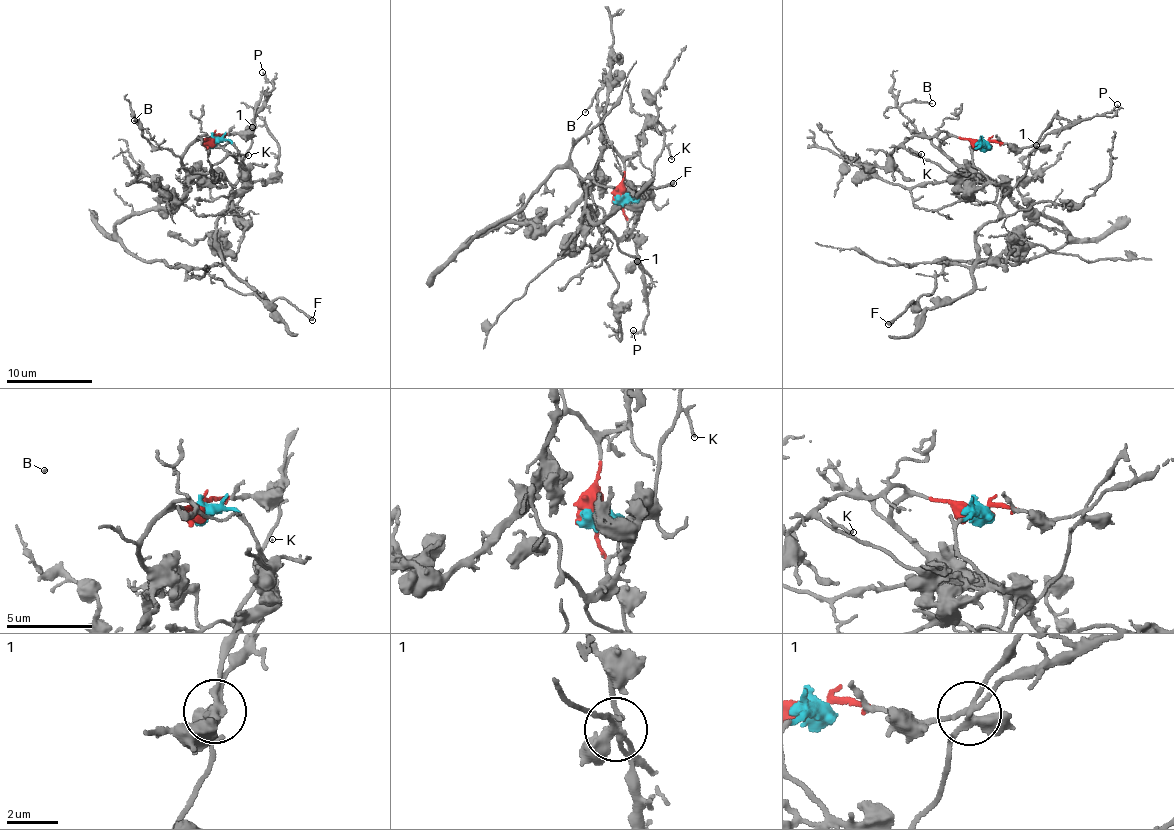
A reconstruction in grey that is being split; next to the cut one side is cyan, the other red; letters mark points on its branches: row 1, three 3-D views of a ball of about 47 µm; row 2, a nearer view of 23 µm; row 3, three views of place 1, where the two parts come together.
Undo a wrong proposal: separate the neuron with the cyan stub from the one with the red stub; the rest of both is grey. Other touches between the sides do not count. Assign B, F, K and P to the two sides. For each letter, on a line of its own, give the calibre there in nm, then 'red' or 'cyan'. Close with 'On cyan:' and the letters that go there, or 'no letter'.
B: calibre 110 nm; red
F: calibre 280 nm; red
K: calibre 120 nm; red
P: calibre 140 nm; red
On cyan: no letter

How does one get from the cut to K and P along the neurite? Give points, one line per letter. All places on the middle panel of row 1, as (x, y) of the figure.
K: (617, 196), (623, 163), (638, 151), (638, 136), (643, 130), (662, 132), (670, 160)
P: (617, 196), (635, 243), (642, 273), (647, 315), (636, 333), (633, 331)

